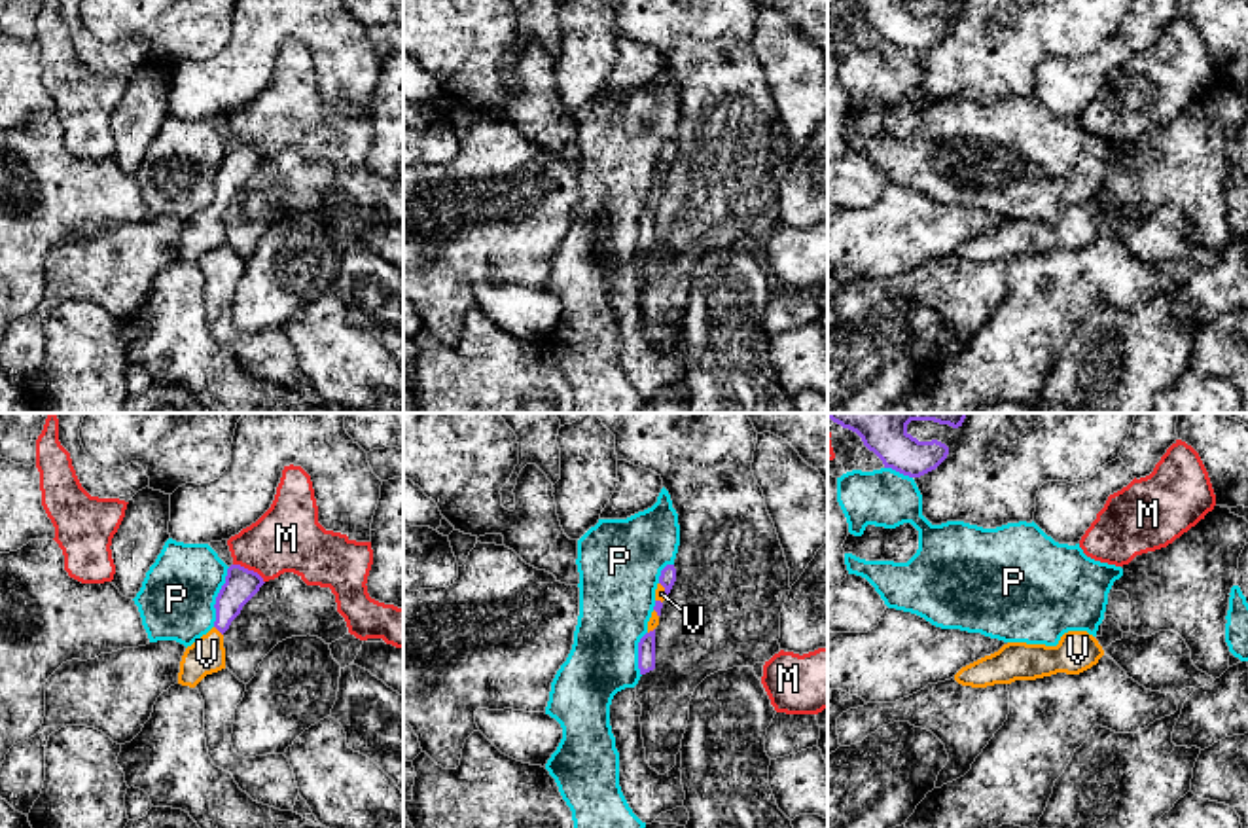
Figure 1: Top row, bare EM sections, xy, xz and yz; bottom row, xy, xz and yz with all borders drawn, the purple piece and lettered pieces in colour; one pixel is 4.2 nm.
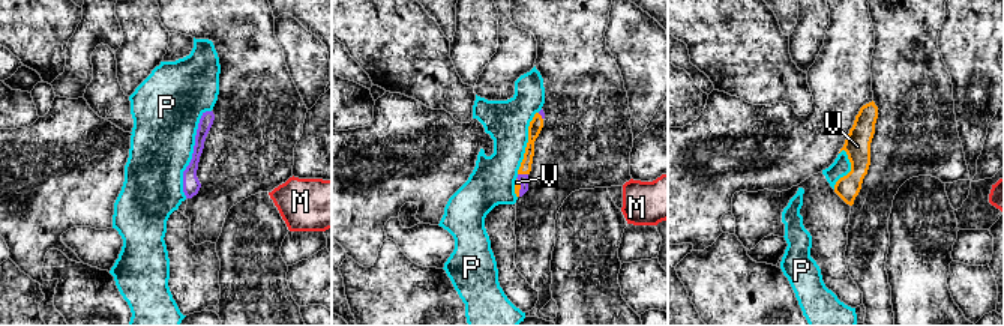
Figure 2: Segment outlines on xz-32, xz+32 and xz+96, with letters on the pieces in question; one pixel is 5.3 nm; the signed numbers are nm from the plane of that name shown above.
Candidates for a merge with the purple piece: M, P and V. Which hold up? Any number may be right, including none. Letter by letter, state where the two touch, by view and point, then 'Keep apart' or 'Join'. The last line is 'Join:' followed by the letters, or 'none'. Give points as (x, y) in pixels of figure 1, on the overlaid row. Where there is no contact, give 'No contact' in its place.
M: Touches purple at xy (250, 571). Keep apart
P: Touches purple at xy (216, 597). Keep apart
V: Touches purple at xy (218, 630). Join
Join: V

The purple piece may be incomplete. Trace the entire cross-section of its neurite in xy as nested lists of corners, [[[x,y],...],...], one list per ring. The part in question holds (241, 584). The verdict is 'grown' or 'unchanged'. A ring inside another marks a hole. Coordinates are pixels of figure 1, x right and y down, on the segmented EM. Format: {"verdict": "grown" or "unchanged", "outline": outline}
{"verdict": "grown", "outline": [[[241,565],[227,568],[225,584],[214,604],[214,627],[186,648],[180,661],[178,684],[195,688],[206,675],[225,669],[223,633],[263,584],[258,572]]]}

